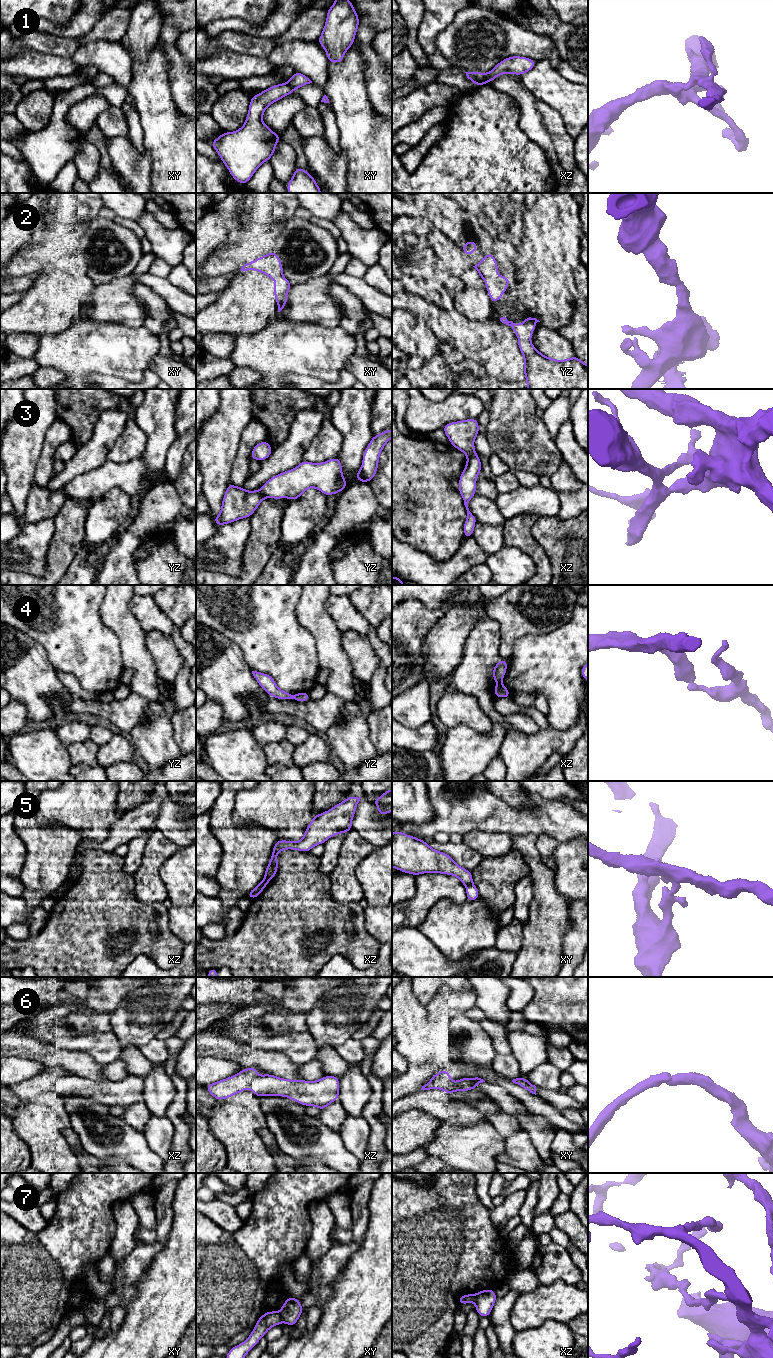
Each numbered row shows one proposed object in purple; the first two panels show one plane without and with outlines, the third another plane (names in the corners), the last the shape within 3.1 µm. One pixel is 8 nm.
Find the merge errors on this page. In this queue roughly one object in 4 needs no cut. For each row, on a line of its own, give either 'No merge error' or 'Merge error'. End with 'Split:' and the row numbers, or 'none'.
1: Merge error
2: No merge error
3: Merge error
4: Merge error
5: Merge error
6: No merge error
7: Merge error
Split: 1, 3, 4, 5, 7

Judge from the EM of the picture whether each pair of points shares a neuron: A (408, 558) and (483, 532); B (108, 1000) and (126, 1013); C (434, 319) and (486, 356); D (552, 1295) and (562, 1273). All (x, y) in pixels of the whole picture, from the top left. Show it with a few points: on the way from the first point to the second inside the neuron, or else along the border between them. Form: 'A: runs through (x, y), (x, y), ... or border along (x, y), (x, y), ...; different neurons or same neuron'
A: border along (472, 536), (486, 555); different neurons
B: border along (133, 991), (111, 1013); different neurons
C: runs through (447, 325), (460, 331), (473, 343); same neuron
D: border along (576, 1284), (555, 1280), (549, 1284), (540, 1285); different neurons

